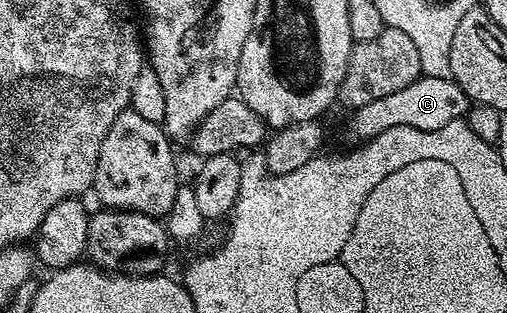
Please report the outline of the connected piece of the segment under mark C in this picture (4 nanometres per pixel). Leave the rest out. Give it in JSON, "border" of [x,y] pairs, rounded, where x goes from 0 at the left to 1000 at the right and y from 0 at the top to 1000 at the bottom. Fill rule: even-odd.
{"border":[[[834,240],[817,256],[817,268],[801,268],[785,294],[769,307],[751,307],[732,332],[714,332],[714,345],[692,355],[684,371],[686,406],[679,428],[688,457],[728,454],[738,435],[769,409],[824,409],[832,422],[856,422],[856,409],[880,409],[880,396],[905,390],[925,361],[927,319],[911,281],[890,249],[866,252],[858,243]]]}

